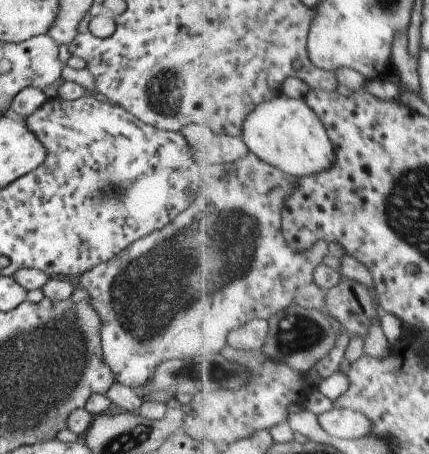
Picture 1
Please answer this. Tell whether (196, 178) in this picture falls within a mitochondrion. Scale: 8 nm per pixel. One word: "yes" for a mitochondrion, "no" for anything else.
no

